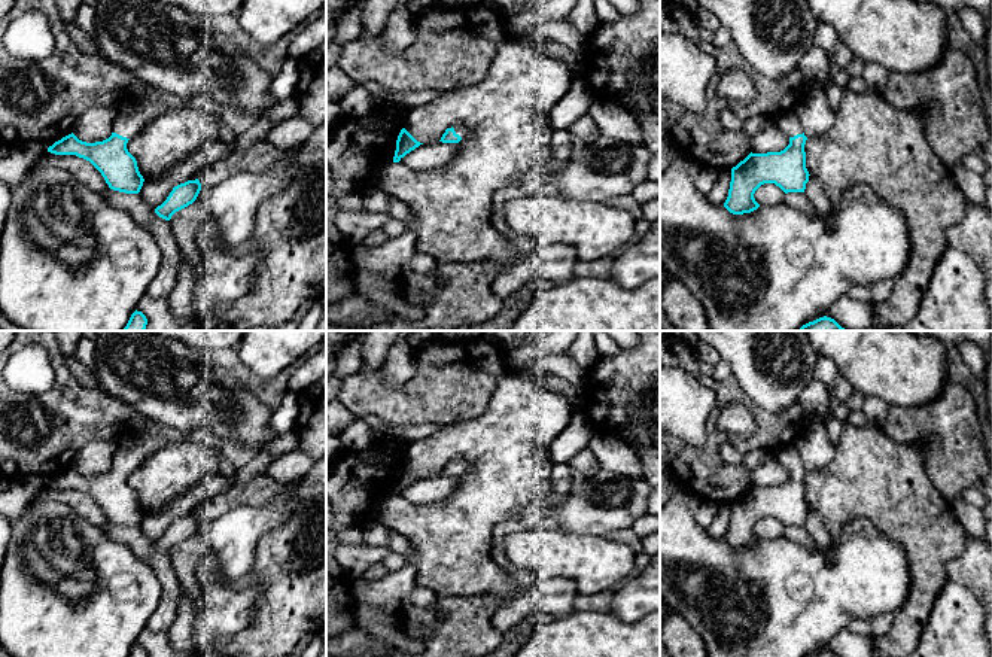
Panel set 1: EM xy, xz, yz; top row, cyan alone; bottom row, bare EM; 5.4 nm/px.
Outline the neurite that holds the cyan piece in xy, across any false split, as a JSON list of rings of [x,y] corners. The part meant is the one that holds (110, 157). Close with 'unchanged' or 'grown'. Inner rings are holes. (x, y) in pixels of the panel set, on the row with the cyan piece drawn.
[[[146,100],[131,115],[118,115],[112,136],[103,142],[86,143],[73,133],[55,142],[48,152],[55,155],[76,155],[89,161],[104,177],[110,189],[139,194],[143,176],[136,158],[128,152],[128,140],[142,131],[153,118],[177,109],[155,100]]]; grown

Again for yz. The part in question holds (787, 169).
[[[791,110],[773,118],[789,136],[789,145],[780,152],[749,153],[731,168],[731,182],[724,207],[733,215],[751,213],[760,207],[755,191],[775,183],[785,194],[804,192],[809,182],[804,145],[807,137],[797,115]]]; grown

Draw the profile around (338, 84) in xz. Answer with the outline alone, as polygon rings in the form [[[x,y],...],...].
[[[340,67],[326,70],[326,100],[340,103],[353,88],[353,80]]]

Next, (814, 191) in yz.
[[[809,176],[809,182],[806,183],[804,195],[813,204],[816,213],[828,215],[831,212],[831,206],[828,198],[824,194],[824,189],[819,183]]]

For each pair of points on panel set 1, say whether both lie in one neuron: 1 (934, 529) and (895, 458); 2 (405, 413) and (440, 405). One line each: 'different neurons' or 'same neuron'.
1: same neuron
2: same neuron

